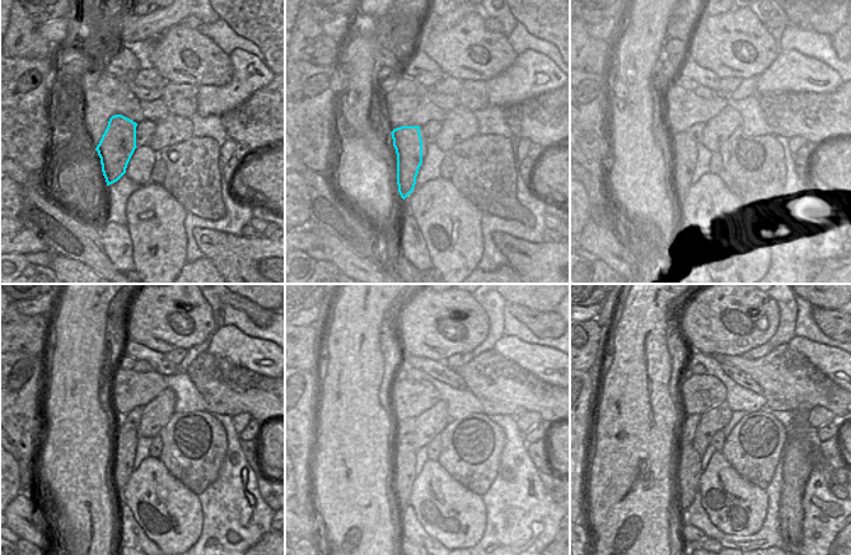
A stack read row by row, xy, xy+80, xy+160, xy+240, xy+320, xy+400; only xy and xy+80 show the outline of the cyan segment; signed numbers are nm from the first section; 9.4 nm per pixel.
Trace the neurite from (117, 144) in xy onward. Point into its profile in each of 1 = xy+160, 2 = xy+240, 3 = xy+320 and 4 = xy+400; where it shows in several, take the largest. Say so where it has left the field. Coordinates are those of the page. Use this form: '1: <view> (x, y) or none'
1: xy+160 (687, 171)
2: xy+240 (118, 475)
3: xy+320 (405, 458)
4: xy+400 (687, 462)

